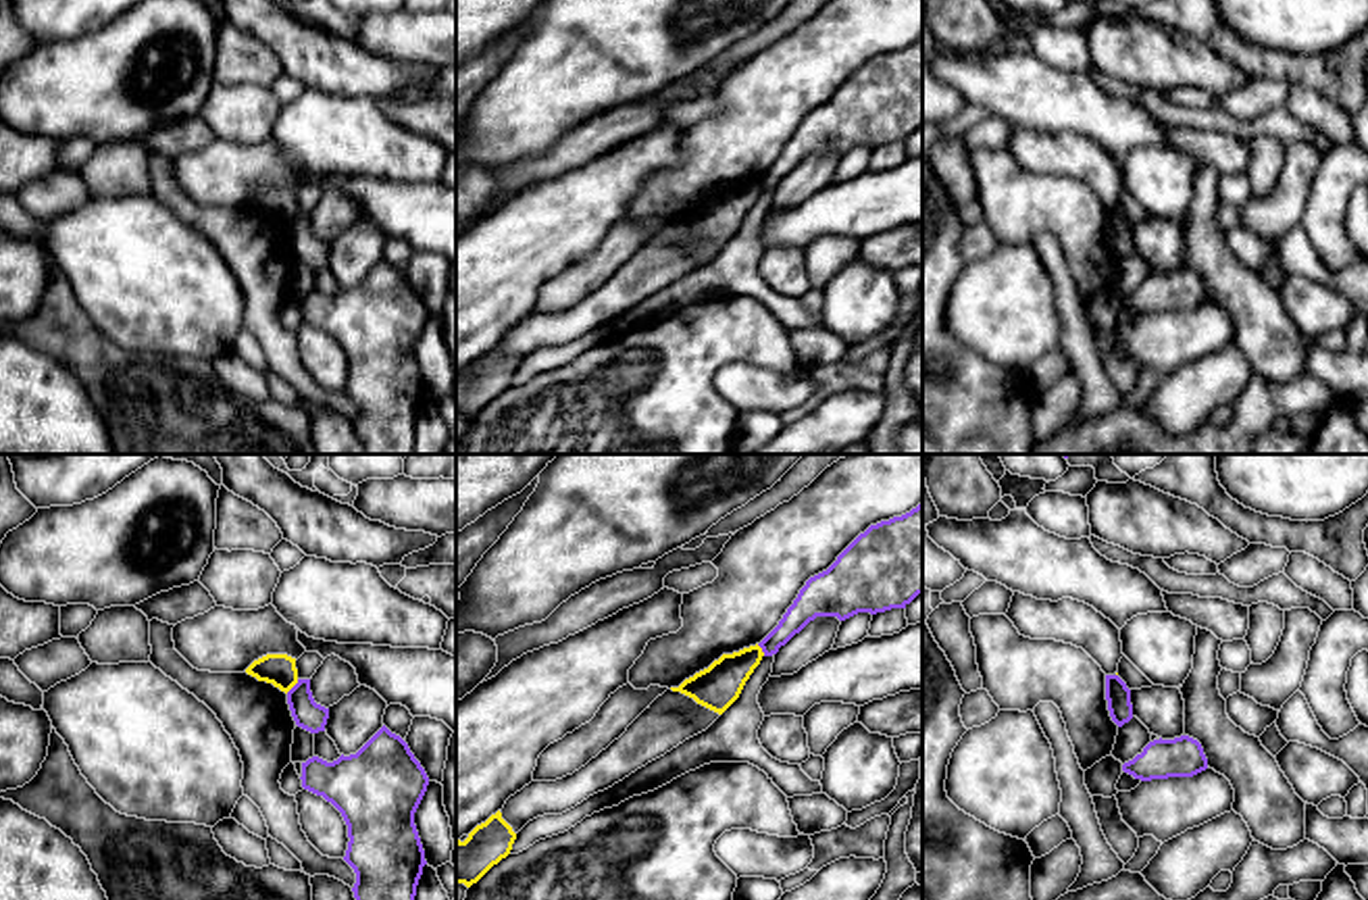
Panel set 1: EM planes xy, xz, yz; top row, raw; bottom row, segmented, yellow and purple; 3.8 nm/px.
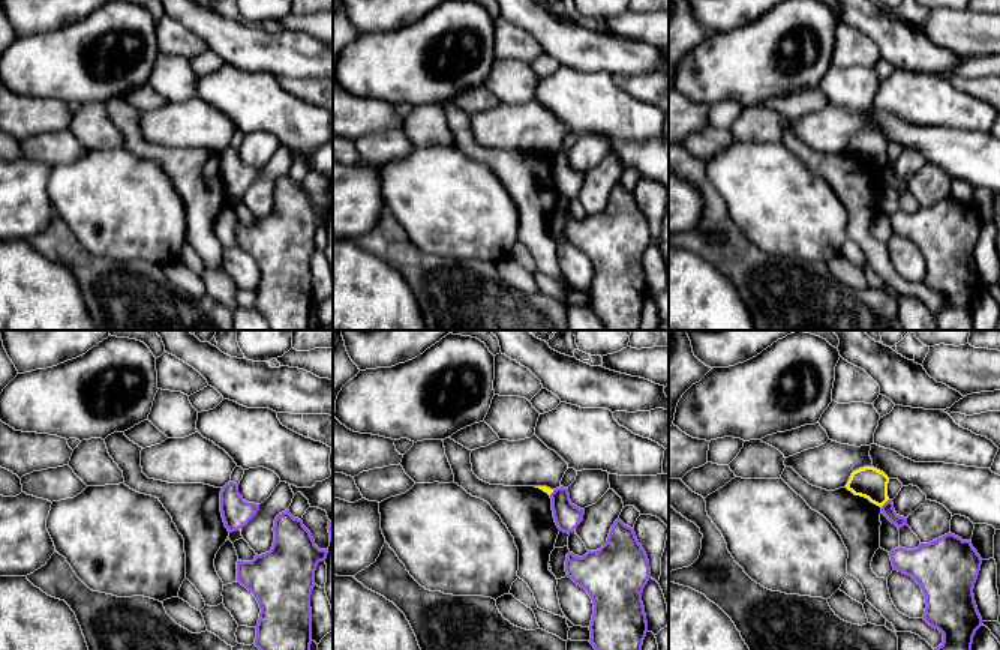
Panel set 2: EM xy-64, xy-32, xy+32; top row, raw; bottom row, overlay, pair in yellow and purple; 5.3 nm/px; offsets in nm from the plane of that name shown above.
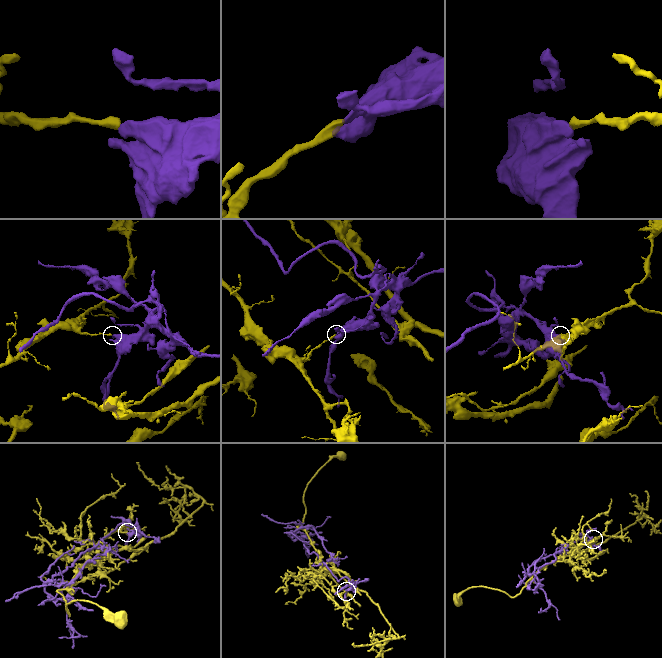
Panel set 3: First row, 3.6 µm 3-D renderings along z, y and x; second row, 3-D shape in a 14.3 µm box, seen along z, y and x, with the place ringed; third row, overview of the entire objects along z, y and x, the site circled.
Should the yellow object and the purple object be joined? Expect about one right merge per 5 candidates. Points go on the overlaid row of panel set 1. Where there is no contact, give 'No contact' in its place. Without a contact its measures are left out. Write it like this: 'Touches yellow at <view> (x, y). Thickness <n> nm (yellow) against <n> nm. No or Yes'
Touches yellow at xy (292, 686). Thickness 130 nm (yellow) against 120 nm. No

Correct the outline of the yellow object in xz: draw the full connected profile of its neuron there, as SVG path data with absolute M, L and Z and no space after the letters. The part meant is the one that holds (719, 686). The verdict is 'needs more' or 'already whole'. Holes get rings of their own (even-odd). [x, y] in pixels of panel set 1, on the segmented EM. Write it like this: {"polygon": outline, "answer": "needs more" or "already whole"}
{"polygon": "M758 644L733 654L723 654L708 669L670 690L681 692L698 704L723 715L739 698L762 656L764 652Z", "answer": "already whole"}

